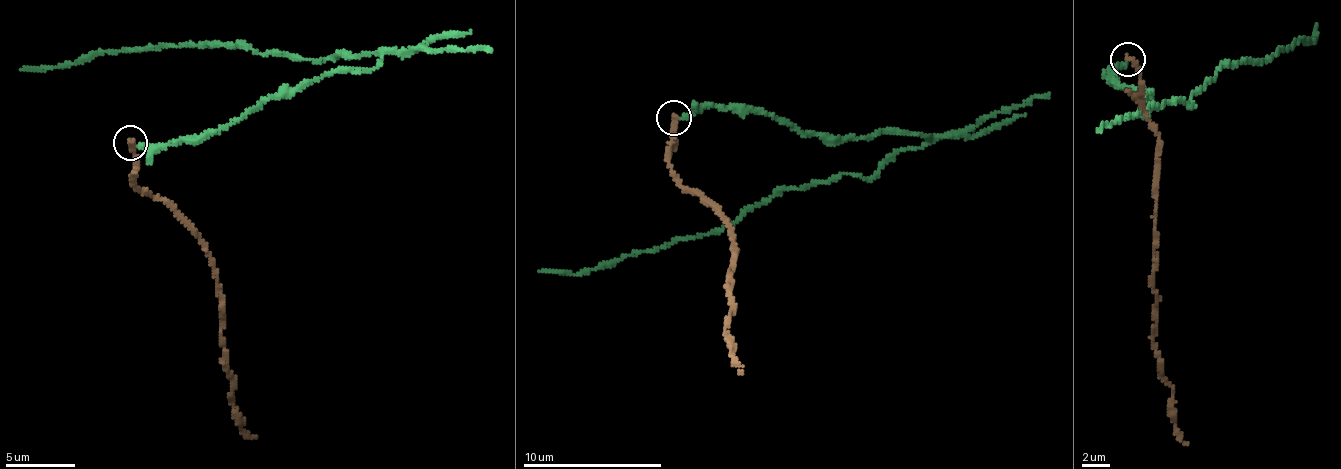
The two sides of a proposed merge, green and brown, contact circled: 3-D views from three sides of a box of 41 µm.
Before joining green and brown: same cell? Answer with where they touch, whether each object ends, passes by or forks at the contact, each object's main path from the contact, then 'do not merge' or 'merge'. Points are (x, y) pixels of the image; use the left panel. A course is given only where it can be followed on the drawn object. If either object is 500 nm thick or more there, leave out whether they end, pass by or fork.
(130, 143) | green ends | brown ends | green via (133, 143), (201, 142), (268, 98), (335, 70), (370, 72), (382, 58), (180, 46), (99, 51), (20, 69) | brown via (129, 143), (134, 151), (135, 189), (158, 196), (210, 259), (220, 299), (224, 368), (241, 433), (256, 436) | do not merge

